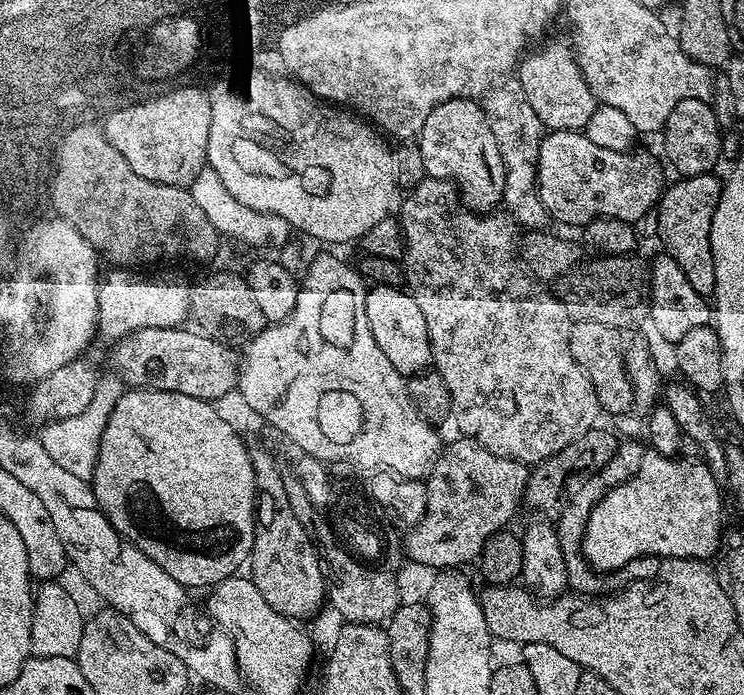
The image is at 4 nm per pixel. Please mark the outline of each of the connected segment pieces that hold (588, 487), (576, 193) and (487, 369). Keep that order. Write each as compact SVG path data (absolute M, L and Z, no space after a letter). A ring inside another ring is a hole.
M612 461L606 462L606 466L595 469L589 475L592 476L589 480L582 481L576 489L573 487L570 495L564 501L564 507L560 509L554 520L555 528L564 528L564 536L558 536L558 543L562 546L562 555L565 559L566 574L568 575L567 587L573 592L582 592L585 594L611 594L620 592L623 588L630 587L635 580L652 579L652 577L658 574L658 570L660 569L661 557L659 556L639 556L631 560L626 566L617 568L616 571L607 574L597 574L588 564L582 549L586 544L584 527L590 518L593 506L611 488L616 487L618 484L623 484L624 481L629 480L635 473L632 468L612 468L612 465Z
M580 130L549 131L540 142L536 163L536 187L549 217L583 226L599 216L637 222L647 212L649 215L660 199L666 179L659 162L650 153L635 152L594 146Z
M433 176L421 178L407 189L404 201L400 204L400 216L398 223L404 241L402 253L402 267L404 269L404 284L407 291L411 292L414 302L418 302L418 310L422 310L422 318L426 318L426 328L430 334L432 346L432 364L435 371L440 373L442 382L450 389L450 402L452 403L451 419L456 420L460 427L459 435L469 440L476 440L490 451L500 456L509 456L512 460L518 460L521 464L535 466L541 460L558 454L570 442L574 442L586 430L597 427L599 416L602 416L602 409L594 386L590 378L578 366L574 354L570 354L570 334L572 333L573 317L569 316L564 303L556 297L555 291L548 292L541 281L533 278L522 267L518 259L518 236L516 231L518 225L511 216L507 214L481 214L468 207L464 203L459 188L450 180L439 180Z

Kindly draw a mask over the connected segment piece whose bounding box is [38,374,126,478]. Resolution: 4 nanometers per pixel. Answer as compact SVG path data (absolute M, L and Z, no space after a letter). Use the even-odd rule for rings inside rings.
M101 375L97 379L94 398L90 398L90 406L86 406L82 414L74 414L70 418L61 420L49 420L41 427L44 429L38 432L42 446L46 448L47 453L54 458L55 462L64 464L71 472L85 478L92 475L92 467L95 466L98 458L102 434L106 430L106 422L110 422L110 414L118 398L122 398L122 394L126 391L126 385L119 376L107 375Z

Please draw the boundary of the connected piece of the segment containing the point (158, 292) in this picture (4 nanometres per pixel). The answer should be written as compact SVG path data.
M112 270L108 277L99 281L98 290L99 318L97 320L99 339L115 342L143 328L179 328L190 316L190 292L180 284L167 284L164 280L143 280L131 276L128 270Z

